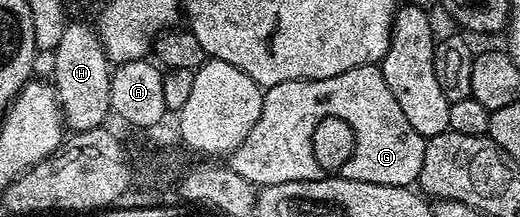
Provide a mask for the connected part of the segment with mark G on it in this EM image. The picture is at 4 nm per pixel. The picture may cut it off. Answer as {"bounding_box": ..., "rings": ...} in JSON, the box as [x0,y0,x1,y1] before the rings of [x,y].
{"bounding_box":[226,65,426,188],"rings":[[[379,65],[359,66],[350,68],[350,72],[342,72],[338,76],[329,78],[319,78],[310,80],[290,80],[286,84],[274,84],[264,90],[264,103],[262,104],[262,116],[258,116],[258,124],[250,128],[250,136],[238,144],[238,148],[227,155],[226,165],[242,180],[252,183],[257,188],[273,186],[274,184],[286,184],[287,182],[297,182],[298,180],[322,180],[329,176],[345,178],[346,180],[358,180],[359,182],[369,182],[370,184],[382,184],[383,186],[407,186],[411,187],[417,181],[422,172],[422,156],[424,155],[424,143],[426,139],[414,128],[410,128],[410,120],[402,112],[398,100],[394,100],[394,92],[390,92],[390,87],[386,85],[384,74],[381,72]]]}

